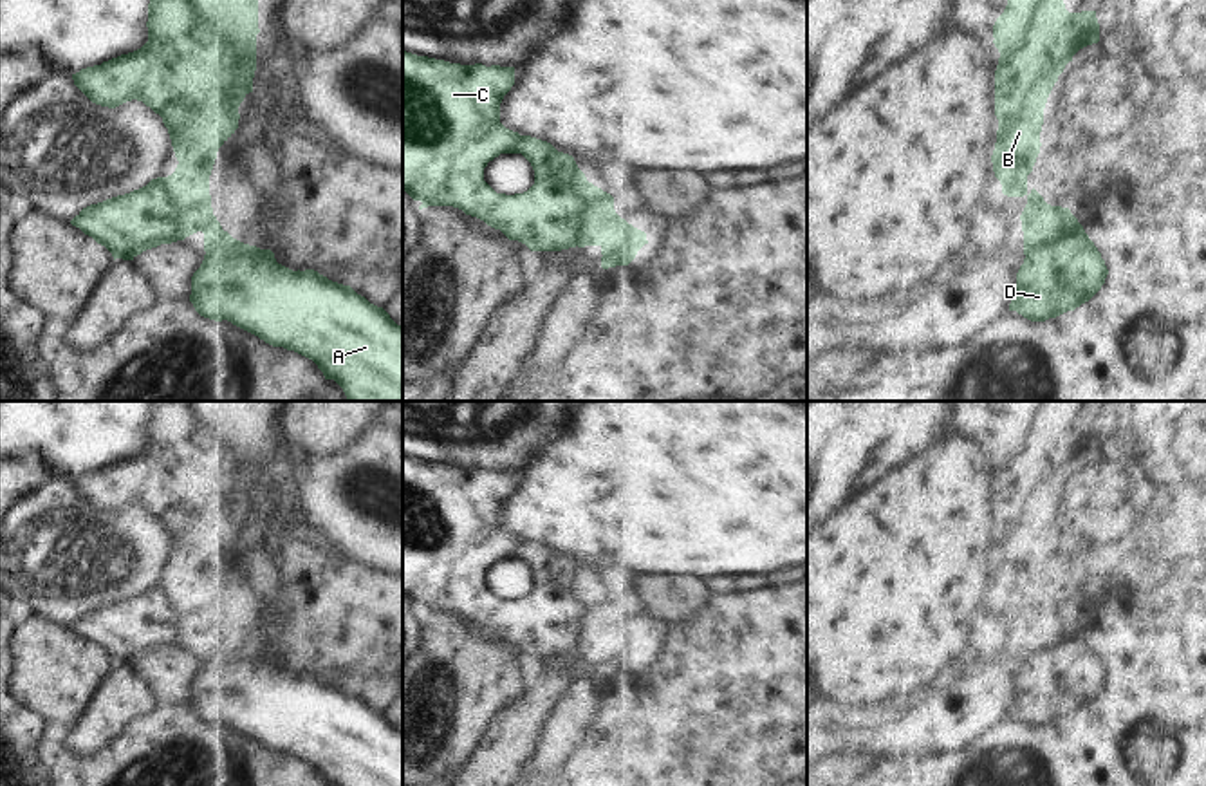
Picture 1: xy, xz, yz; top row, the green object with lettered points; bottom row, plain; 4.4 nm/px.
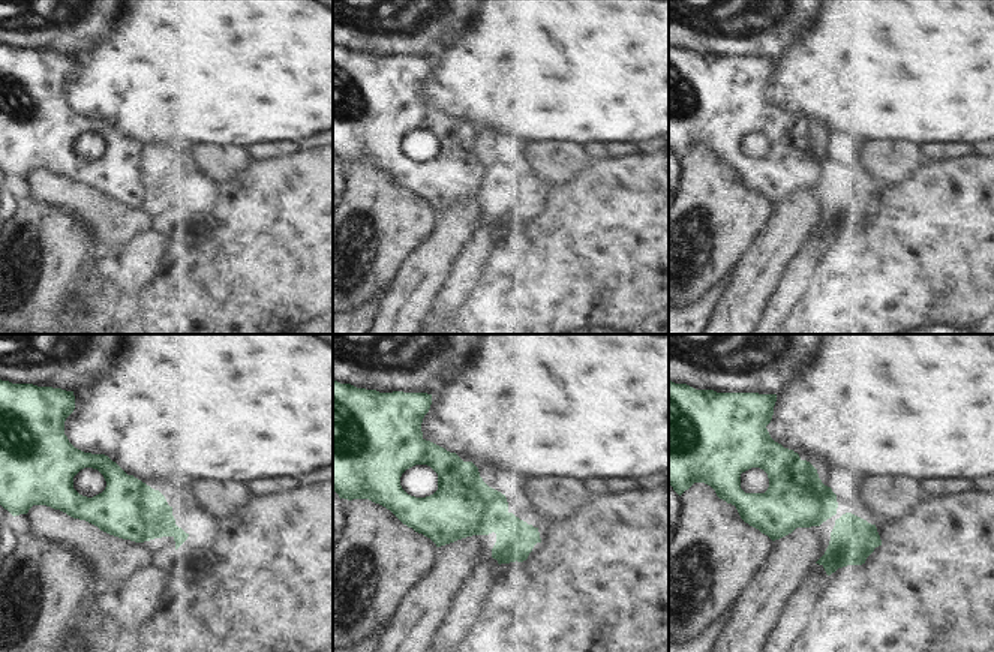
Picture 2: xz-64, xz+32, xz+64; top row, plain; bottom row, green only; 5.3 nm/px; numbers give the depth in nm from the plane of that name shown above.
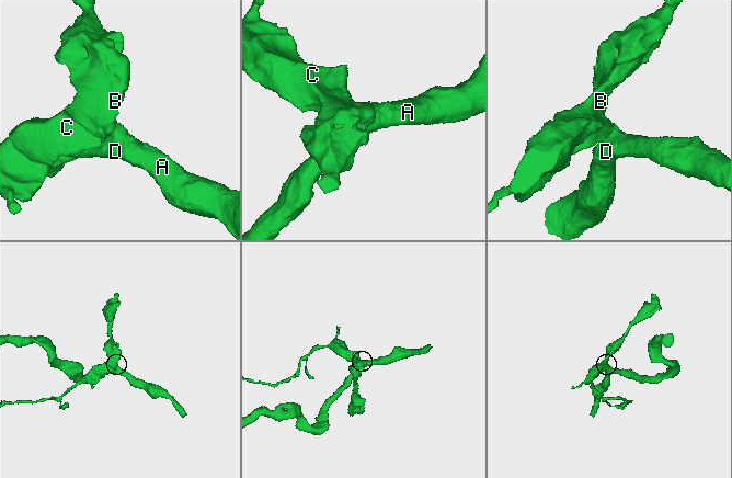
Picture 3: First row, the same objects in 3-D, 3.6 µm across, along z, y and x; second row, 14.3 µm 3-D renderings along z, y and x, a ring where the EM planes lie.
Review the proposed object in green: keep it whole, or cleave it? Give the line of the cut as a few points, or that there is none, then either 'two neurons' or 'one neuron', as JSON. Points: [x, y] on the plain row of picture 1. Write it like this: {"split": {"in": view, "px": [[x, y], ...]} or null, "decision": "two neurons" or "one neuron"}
{"split": {"in": "xz", "px": [[616, 618], [598, 649]]}, "decision": "two neurons"}

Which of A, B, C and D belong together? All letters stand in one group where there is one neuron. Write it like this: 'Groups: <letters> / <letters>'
Groups: A D / B C

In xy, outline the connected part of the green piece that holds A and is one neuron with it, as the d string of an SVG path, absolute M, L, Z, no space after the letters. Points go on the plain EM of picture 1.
M215 620L202 634L204 665L191 681L190 706L209 725L227 725L273 752L312 764L325 784L403 786L403 732L350 690L314 674L292 676L271 654L244 649L222 634Z

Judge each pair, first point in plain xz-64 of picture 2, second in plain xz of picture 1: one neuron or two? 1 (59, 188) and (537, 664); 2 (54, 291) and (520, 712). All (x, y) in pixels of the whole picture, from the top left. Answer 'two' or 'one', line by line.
1: one
2: two

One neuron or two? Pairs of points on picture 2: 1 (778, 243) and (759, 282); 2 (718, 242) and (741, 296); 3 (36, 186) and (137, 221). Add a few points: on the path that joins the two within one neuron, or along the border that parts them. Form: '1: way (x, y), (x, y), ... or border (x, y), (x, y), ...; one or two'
1: way (771, 252), (765, 260), (763, 273); one
2: border (751, 243), (729, 273); two
3: way (62, 194), (81, 201), (107, 221), (111, 221); one

